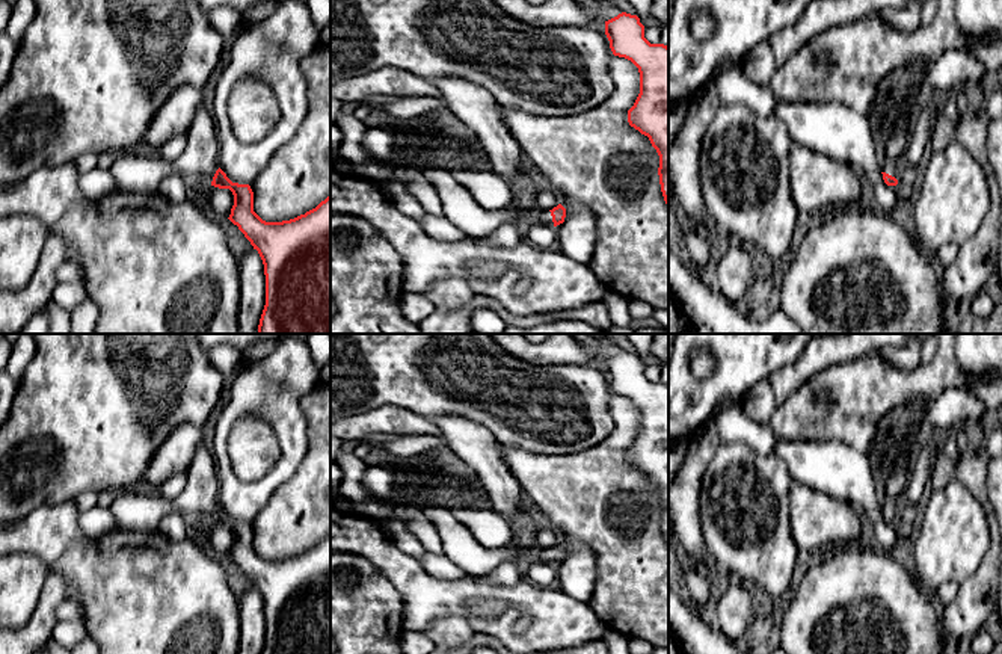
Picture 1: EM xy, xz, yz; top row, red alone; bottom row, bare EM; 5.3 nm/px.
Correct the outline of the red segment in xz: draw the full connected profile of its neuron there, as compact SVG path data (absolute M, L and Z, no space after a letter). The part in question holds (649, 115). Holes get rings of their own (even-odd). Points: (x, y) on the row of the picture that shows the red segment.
M626 12L605 21L605 35L613 54L638 68L640 94L628 122L649 137L659 156L659 184L669 207L669 47L650 44L640 18Z

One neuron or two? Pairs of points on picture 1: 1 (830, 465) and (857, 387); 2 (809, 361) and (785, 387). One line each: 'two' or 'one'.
1: two
2: one

